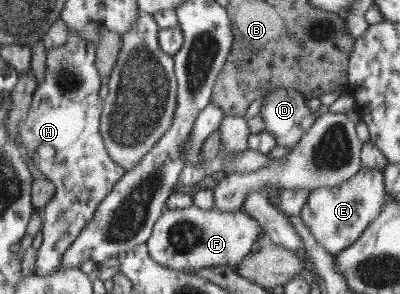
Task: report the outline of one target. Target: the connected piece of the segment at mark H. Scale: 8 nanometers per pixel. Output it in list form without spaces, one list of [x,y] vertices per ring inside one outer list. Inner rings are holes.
[[[67,33],[68,39],[62,47],[47,51],[45,61],[45,75],[32,93],[29,115],[25,123],[20,125],[20,138],[22,138],[22,152],[36,162],[36,168],[56,186],[54,197],[45,203],[42,229],[42,242],[40,248],[34,253],[34,275],[46,277],[60,270],[60,263],[64,253],[78,239],[80,232],[95,217],[95,212],[108,195],[115,189],[115,185],[124,175],[122,169],[105,148],[104,138],[100,131],[102,124],[102,103],[98,91],[100,89],[99,69],[95,65],[97,51],[82,33]]]

